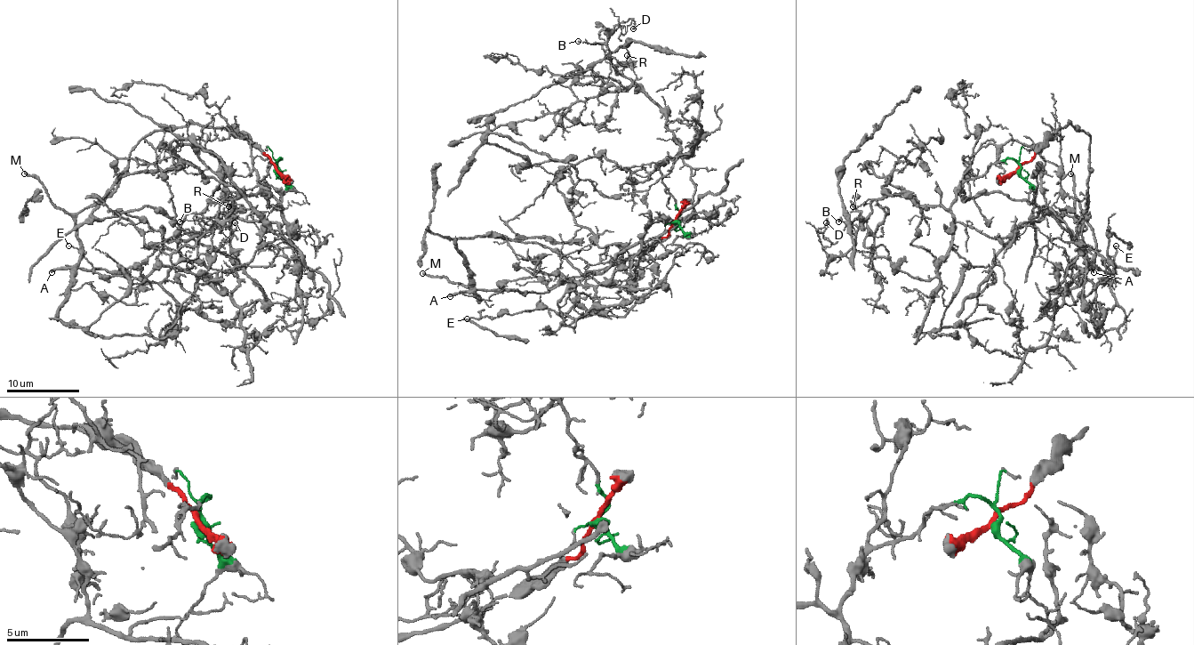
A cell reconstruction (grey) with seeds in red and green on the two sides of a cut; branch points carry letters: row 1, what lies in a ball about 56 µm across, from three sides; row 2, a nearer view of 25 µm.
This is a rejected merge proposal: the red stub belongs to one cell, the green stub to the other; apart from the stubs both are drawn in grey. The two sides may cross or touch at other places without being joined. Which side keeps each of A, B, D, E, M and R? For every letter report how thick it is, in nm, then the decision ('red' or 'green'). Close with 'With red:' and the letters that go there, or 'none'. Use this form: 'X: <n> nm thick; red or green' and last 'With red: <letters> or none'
A: 260 nm thick; red
B: 110 nm thick; green
D: 130 nm thick; green
E: 100 nm thick; green
M: 200 nm thick; red
R: 130 nm thick; green
With red: A, M

